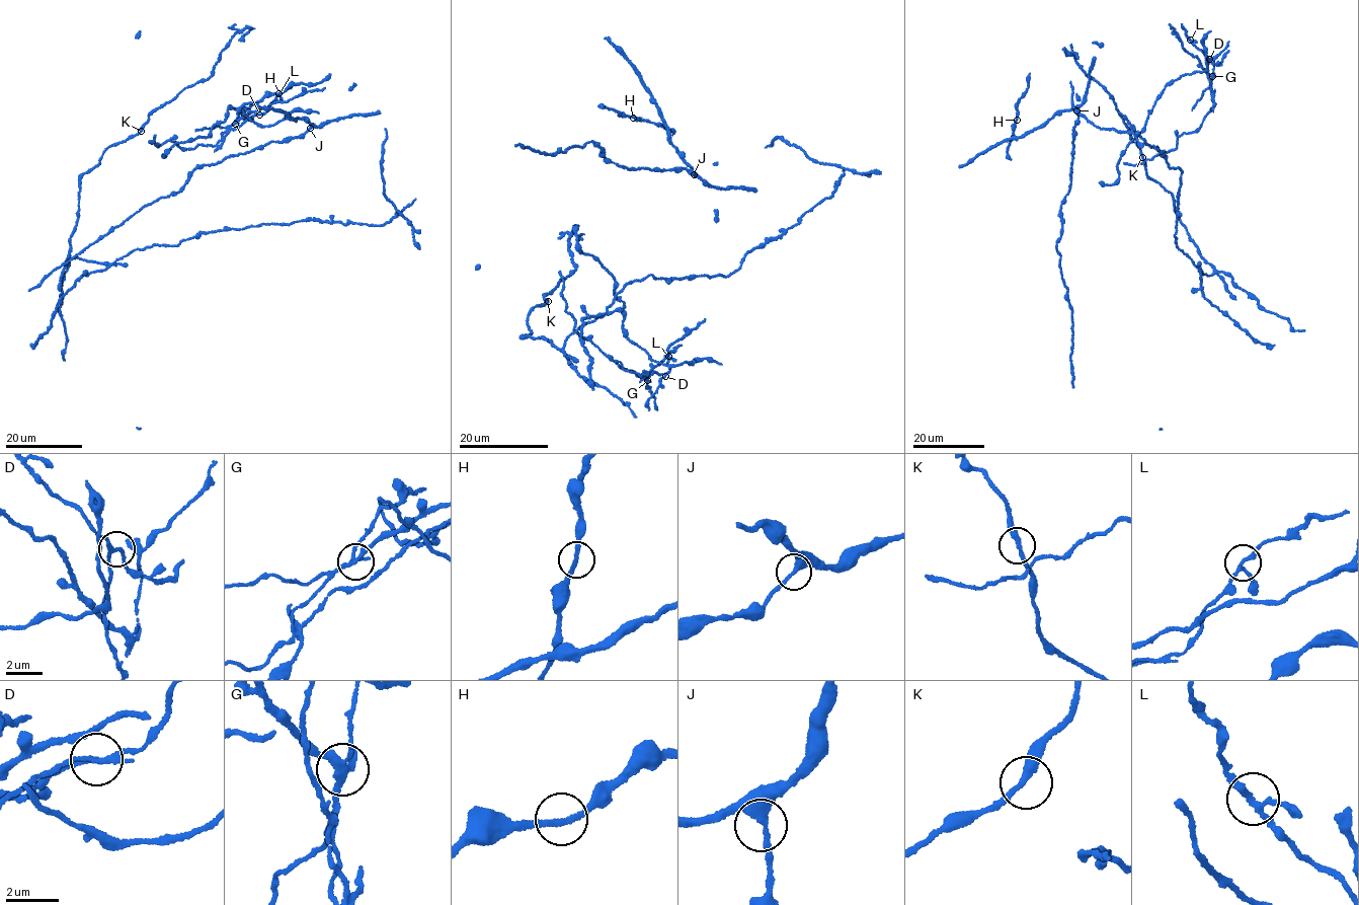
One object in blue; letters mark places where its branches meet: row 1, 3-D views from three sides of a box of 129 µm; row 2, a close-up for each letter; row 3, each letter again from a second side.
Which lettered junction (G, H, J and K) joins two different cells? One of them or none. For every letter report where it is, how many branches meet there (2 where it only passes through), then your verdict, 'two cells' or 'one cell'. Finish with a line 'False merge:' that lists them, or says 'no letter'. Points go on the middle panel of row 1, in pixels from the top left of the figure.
G: (647, 380) | 3 | two cells
H: (633, 118) | 2 | one cell
J: (694, 174) | 3 | one cell
K: (548, 301) | 2 | one cell
False merge: G

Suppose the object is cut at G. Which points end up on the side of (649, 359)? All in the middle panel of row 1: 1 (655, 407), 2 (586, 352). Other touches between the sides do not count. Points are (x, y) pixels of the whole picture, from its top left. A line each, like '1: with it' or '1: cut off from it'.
1: cut off from it
2: with it

